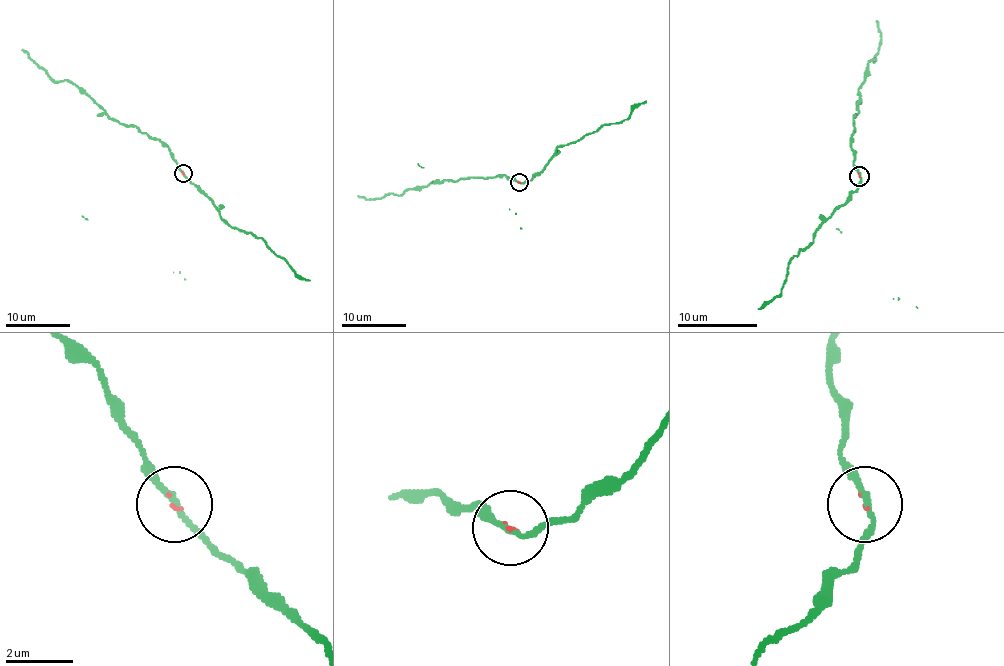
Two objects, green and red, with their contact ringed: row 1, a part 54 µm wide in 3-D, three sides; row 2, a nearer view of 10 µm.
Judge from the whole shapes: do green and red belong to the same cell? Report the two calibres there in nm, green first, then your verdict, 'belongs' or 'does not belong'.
calibres 150 and 60 nm; belongs

